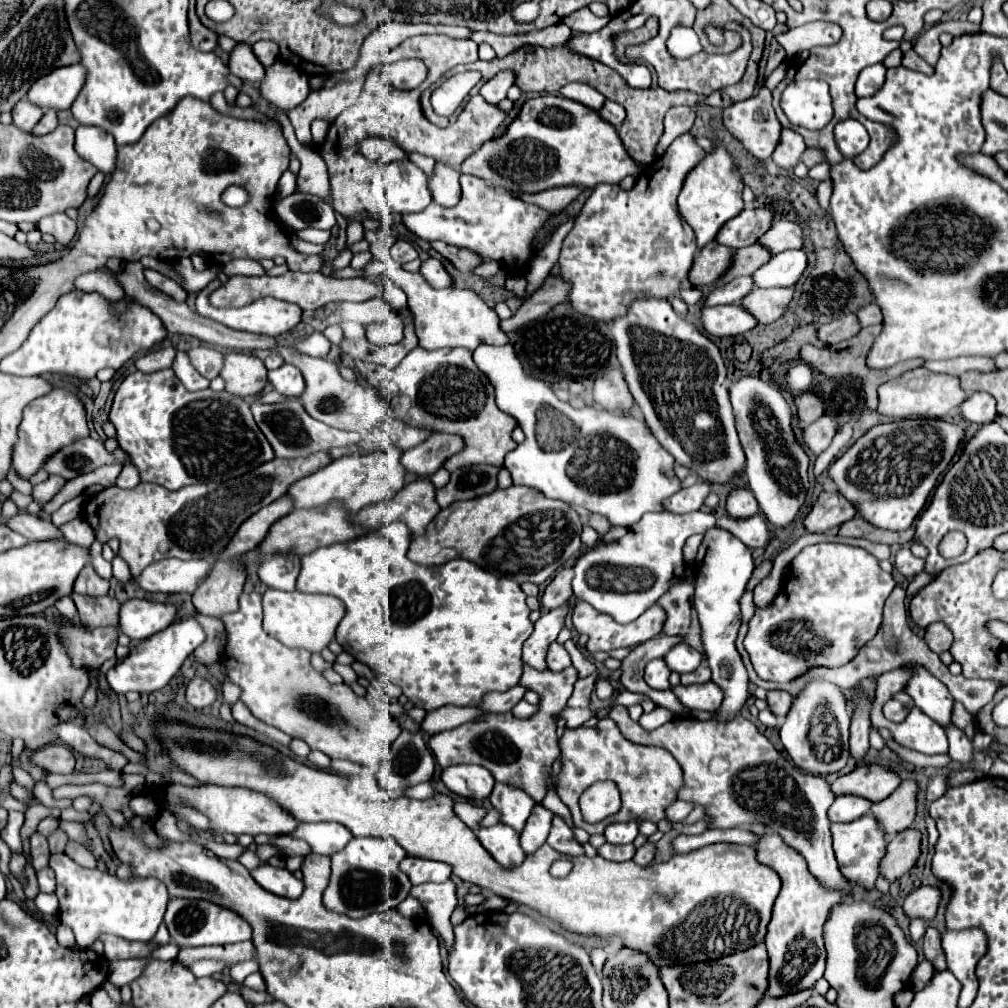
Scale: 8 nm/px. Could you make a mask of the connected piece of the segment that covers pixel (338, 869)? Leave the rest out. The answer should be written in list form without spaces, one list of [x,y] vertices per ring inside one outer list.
[[[352,838],[346,848],[332,854],[332,876],[324,890],[324,906],[330,912],[346,914],[350,918],[396,908],[412,888],[408,876],[398,868],[404,856],[404,848],[392,838]]]

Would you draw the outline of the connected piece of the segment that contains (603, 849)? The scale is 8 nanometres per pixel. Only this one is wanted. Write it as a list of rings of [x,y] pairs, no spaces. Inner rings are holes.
[[[604,844],[598,848],[598,856],[602,856],[604,860],[610,860],[610,862],[628,862],[632,860],[636,848],[634,844],[624,844],[624,846],[614,846],[614,844]]]

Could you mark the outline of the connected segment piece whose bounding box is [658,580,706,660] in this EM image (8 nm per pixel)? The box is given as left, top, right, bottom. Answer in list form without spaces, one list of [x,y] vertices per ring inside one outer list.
[[[682,580],[682,582],[670,586],[668,592],[664,592],[664,596],[660,596],[658,604],[668,614],[666,624],[664,624],[664,634],[684,638],[684,642],[688,646],[696,648],[706,660],[706,652],[702,646],[702,630],[698,624],[696,610],[692,606],[692,592],[694,592],[692,584]]]

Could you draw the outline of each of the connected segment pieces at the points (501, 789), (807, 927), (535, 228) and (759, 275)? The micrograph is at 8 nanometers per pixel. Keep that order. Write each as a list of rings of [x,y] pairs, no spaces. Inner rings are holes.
[[[496,784],[490,796],[490,802],[494,810],[498,810],[500,822],[506,826],[512,826],[516,832],[522,832],[524,822],[528,820],[534,800],[520,788],[512,788],[506,784]]]
[[[762,834],[756,844],[756,860],[770,866],[782,878],[782,890],[776,898],[772,920],[768,924],[766,946],[770,954],[770,988],[768,996],[784,996],[790,992],[812,988],[824,974],[826,948],[824,948],[824,922],[834,904],[840,902],[836,892],[824,892],[816,886],[816,878],[808,872],[804,856],[782,842],[778,834]]]
[[[462,176],[462,200],[454,208],[430,204],[422,212],[404,214],[402,222],[422,240],[442,240],[456,248],[476,252],[480,258],[498,262],[510,274],[524,274],[536,254],[534,238],[552,218],[550,212],[536,204],[528,204],[508,192],[498,192],[476,176]]]
[[[788,250],[772,256],[762,268],[752,274],[756,288],[788,288],[798,282],[806,268],[806,254],[802,250]]]

